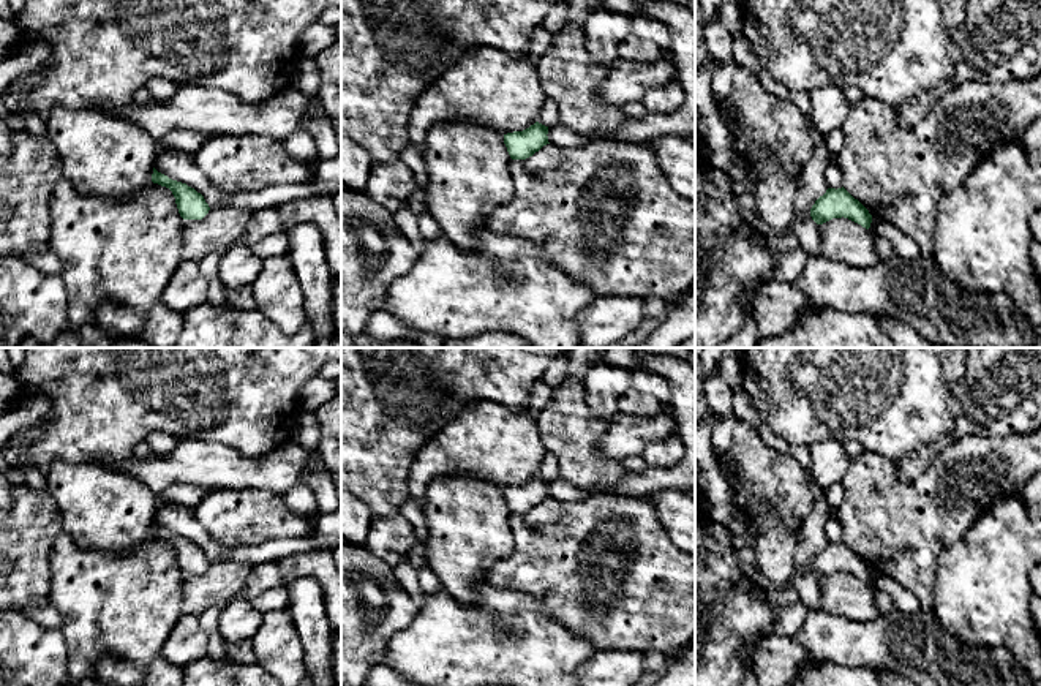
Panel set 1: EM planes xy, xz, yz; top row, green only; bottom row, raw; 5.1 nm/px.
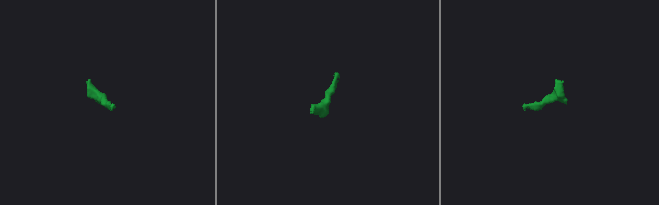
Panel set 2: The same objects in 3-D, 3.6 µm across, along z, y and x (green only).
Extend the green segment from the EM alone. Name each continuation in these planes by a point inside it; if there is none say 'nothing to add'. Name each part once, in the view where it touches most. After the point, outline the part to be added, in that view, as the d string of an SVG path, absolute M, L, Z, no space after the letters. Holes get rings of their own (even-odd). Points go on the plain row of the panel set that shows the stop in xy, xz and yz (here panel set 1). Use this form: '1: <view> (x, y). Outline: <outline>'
nothing to add

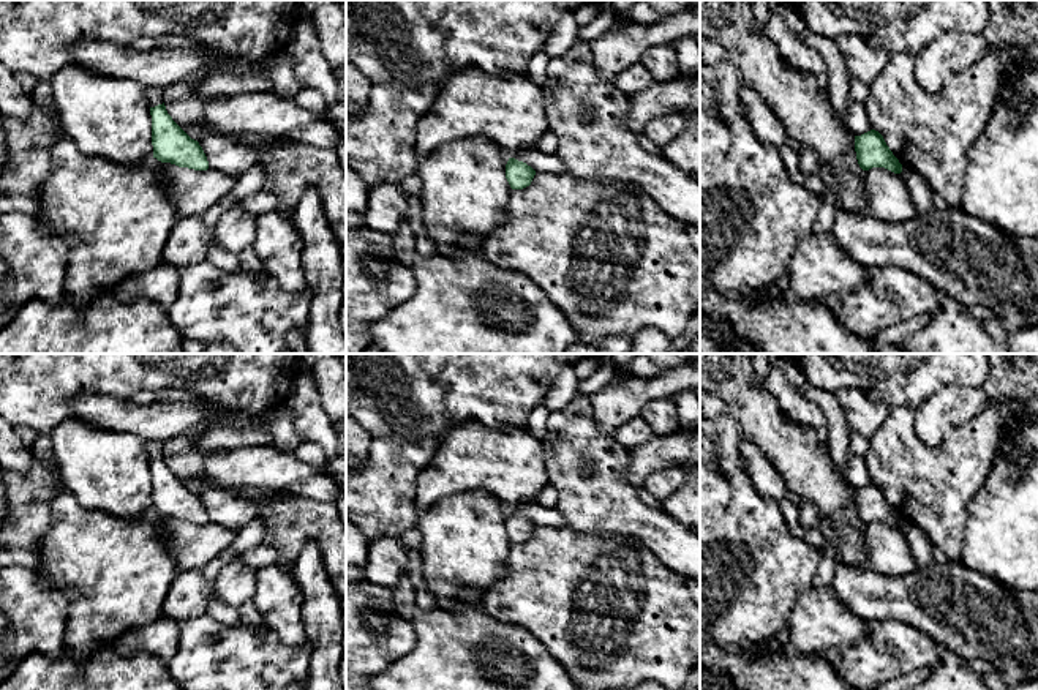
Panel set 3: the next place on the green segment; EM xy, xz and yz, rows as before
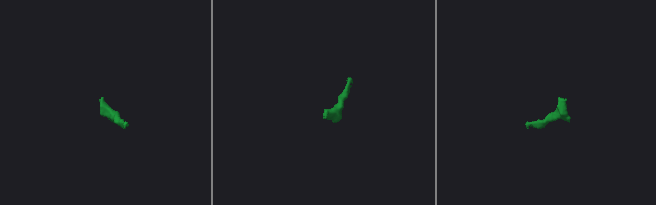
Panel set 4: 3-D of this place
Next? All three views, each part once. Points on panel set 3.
1: xy (155, 450). Outline: M144 441L144 444L145 444L145 450L149 453L150 461L155 461L164 456L163 442Z

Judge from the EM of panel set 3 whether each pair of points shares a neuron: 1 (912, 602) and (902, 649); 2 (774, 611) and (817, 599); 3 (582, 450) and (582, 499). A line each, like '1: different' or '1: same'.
1: different
2: different
3: same

